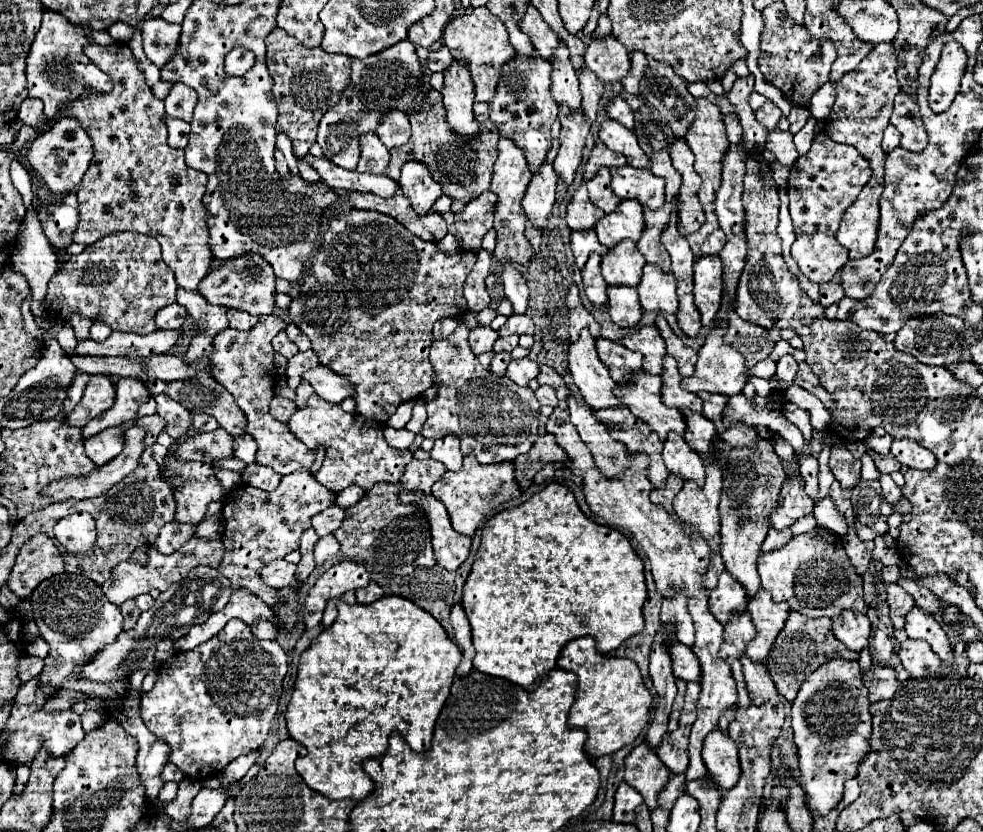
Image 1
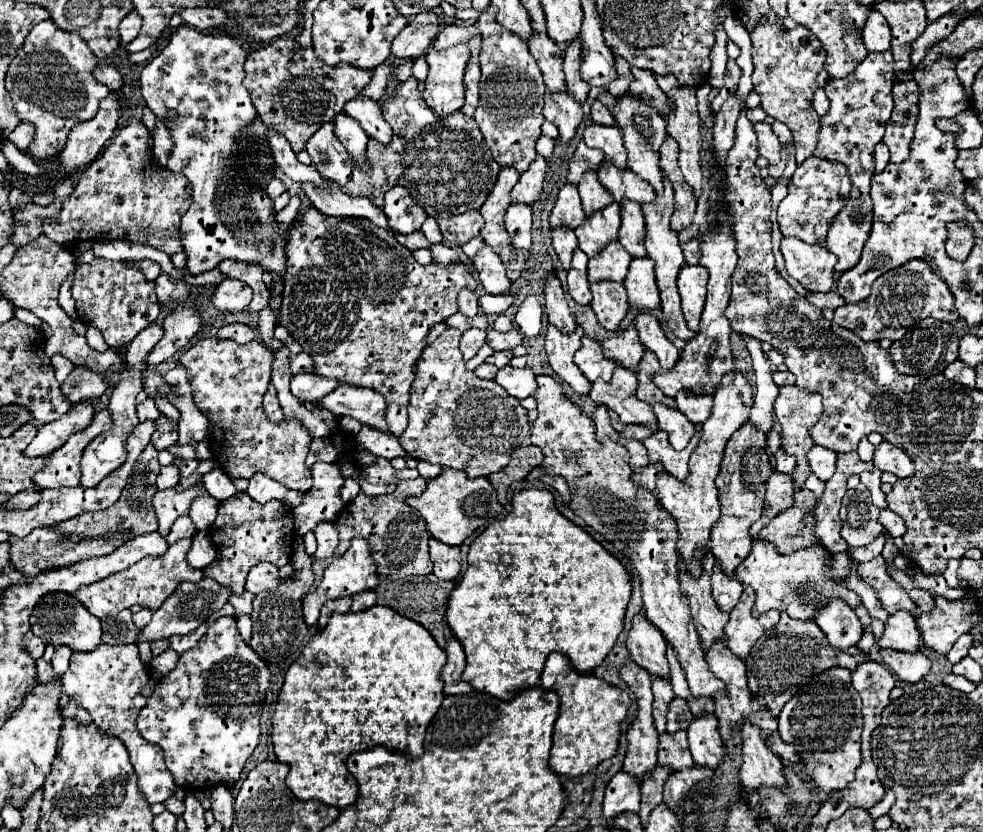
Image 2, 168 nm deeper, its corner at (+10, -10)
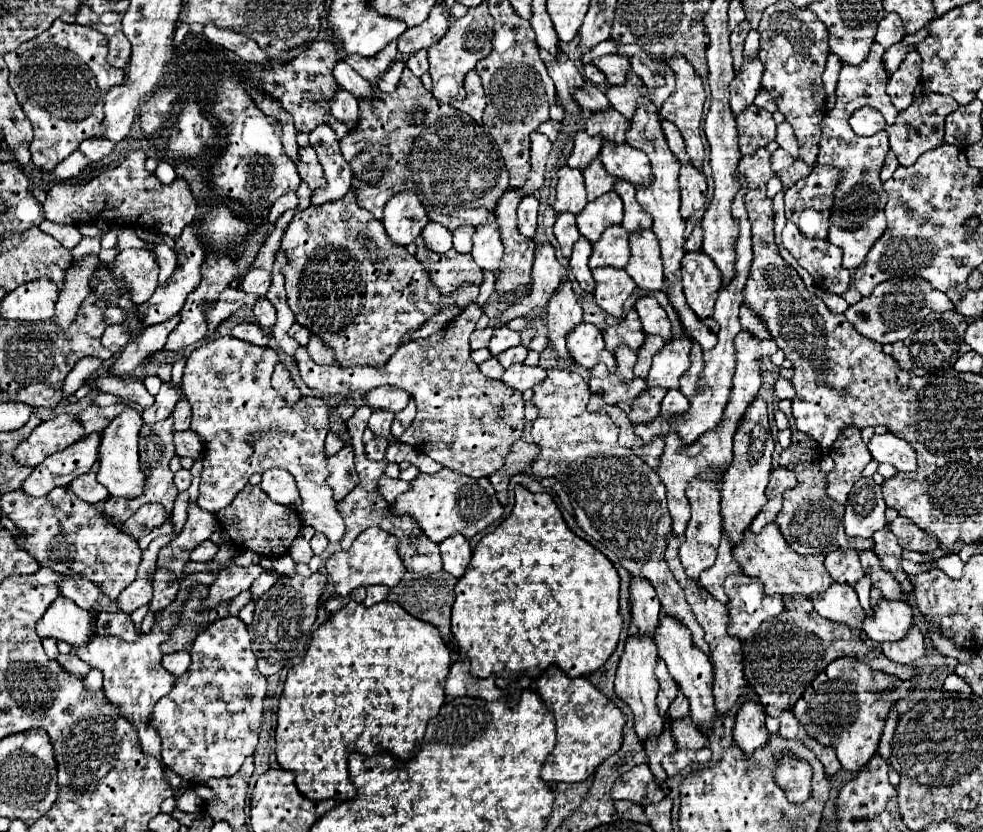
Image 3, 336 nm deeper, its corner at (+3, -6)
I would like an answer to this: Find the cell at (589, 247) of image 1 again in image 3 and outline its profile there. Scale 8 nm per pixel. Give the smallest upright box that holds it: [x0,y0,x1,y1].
[553,213,581,259]

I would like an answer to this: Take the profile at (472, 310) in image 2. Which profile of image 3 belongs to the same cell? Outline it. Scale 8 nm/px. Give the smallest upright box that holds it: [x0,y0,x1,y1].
[295,303,525,477]

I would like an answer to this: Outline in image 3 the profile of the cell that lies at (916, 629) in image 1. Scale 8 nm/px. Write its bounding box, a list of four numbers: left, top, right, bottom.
[863,601,915,643]

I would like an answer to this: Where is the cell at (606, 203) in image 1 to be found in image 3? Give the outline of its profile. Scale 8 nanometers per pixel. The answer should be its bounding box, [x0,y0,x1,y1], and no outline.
[583,159,617,201]

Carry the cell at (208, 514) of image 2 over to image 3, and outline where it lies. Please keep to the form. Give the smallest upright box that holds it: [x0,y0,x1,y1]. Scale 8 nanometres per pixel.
[181,337,345,543]

